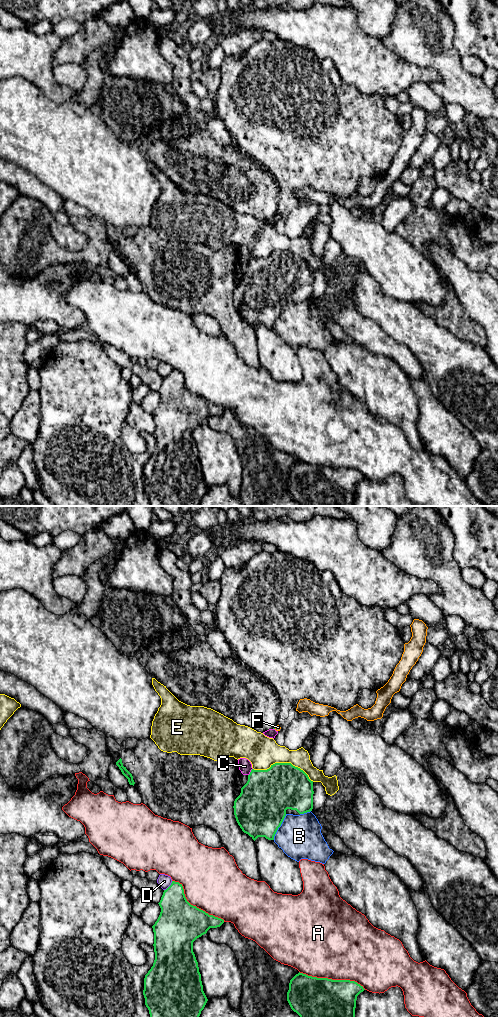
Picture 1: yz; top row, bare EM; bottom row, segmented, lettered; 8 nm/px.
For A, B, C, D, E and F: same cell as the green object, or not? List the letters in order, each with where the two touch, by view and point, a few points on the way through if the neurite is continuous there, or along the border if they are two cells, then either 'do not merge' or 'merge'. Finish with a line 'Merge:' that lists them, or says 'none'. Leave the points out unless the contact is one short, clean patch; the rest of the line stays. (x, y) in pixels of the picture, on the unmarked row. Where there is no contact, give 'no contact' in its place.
A: meets green in yz at (331, 467); do not merge
B: meets green in yz at (279, 314); do not merge
C: meets green in yz at (250, 260); do not merge
D: meets green in yz at (169, 374); do not merge
E: meets green in yz at (284, 251); do not merge
F: meets green in yz at (275, 215); border along yz (277, 213), (274, 216); do not merge
Merge: none

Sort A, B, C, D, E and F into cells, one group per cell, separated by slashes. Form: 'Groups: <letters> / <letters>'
Groups: A / B / C F / D / E

